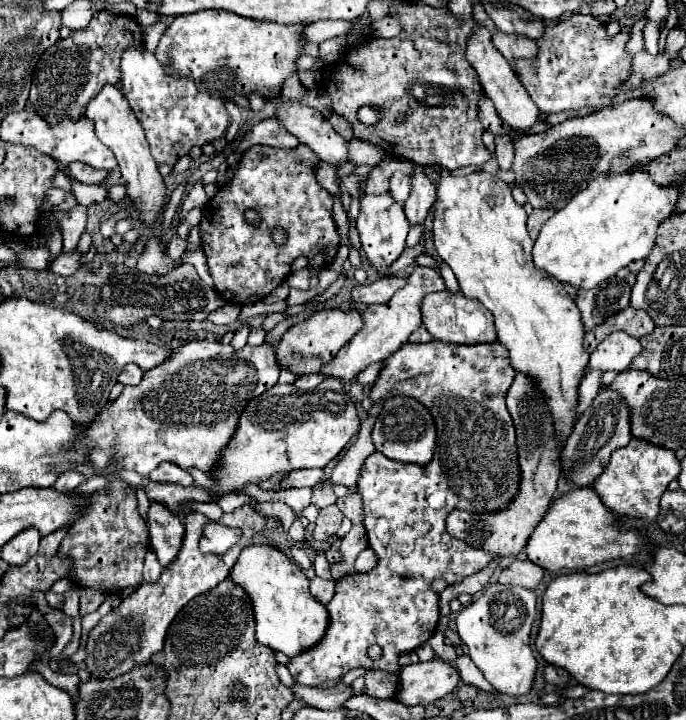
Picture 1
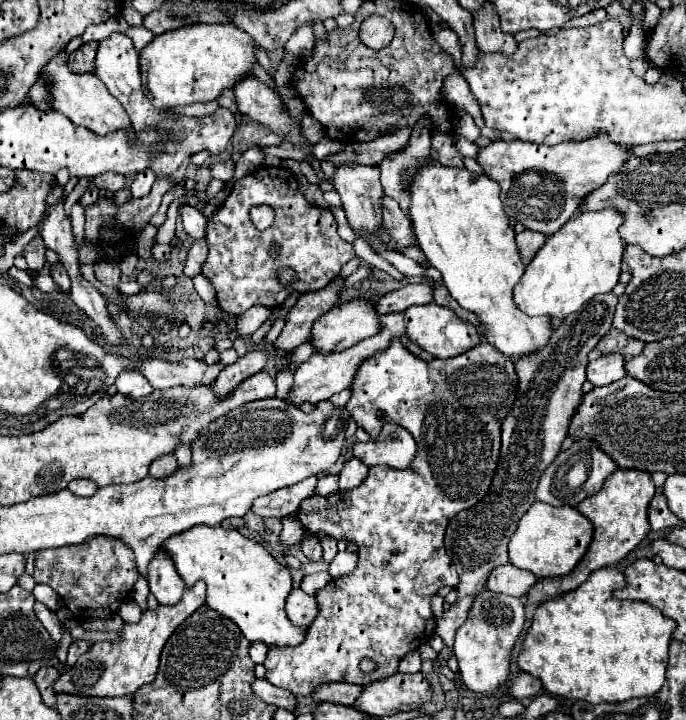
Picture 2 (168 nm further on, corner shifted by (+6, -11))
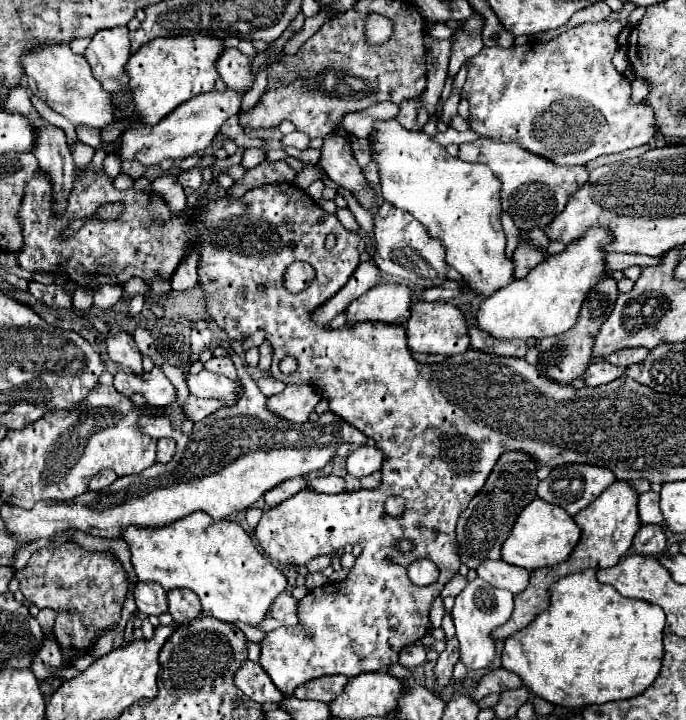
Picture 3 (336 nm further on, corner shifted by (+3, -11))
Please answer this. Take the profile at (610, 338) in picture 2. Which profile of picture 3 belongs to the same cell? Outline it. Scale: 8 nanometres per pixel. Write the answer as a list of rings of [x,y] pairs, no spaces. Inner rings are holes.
[[[623,348],[623,350],[615,352],[615,354],[605,356],[605,360],[611,362],[611,364],[615,364],[615,366],[627,368],[631,364],[637,364],[639,360],[645,360],[647,354],[649,354],[649,350],[645,350],[645,348]]]

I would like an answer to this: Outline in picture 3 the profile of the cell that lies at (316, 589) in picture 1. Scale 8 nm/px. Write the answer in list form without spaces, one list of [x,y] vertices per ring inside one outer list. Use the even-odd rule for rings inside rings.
[[[283,592],[277,600],[275,600],[275,604],[273,604],[273,612],[269,612],[269,616],[267,616],[267,620],[265,620],[265,624],[261,624],[261,628],[259,630],[263,630],[263,632],[269,632],[269,630],[275,630],[275,628],[289,628],[289,626],[295,626],[297,624],[297,600],[291,596],[291,594],[287,594],[287,592]]]

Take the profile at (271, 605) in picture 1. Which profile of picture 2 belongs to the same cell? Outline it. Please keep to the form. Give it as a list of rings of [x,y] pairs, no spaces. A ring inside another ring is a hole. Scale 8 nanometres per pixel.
[[[194,526],[158,548],[166,552],[186,586],[194,586],[198,580],[206,582],[206,606],[224,618],[234,620],[242,634],[254,642],[262,640],[268,646],[296,646],[304,640],[304,628],[290,624],[284,604],[292,590],[292,576],[286,566],[276,562],[272,554],[258,542],[240,534],[240,530],[228,530],[222,526]]]

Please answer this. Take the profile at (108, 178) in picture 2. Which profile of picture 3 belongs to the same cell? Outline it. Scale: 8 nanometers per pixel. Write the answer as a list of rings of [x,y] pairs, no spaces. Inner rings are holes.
[[[129,160],[121,164],[121,174],[129,176],[131,180],[137,180],[137,178],[141,178],[141,176],[145,174],[145,170],[147,170],[147,168],[141,168],[139,164],[129,164]]]

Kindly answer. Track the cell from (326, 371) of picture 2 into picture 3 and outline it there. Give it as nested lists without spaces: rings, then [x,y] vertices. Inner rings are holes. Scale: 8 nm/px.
[[[289,384],[281,394],[269,398],[269,410],[279,416],[285,416],[287,420],[293,420],[293,422],[307,422],[309,414],[315,410],[315,406],[319,402],[321,402],[321,392],[317,392],[317,388],[313,384]]]

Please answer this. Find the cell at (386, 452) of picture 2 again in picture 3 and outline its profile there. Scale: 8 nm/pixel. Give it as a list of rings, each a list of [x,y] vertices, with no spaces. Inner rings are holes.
[[[359,446],[347,458],[347,474],[349,476],[369,476],[381,470],[383,452],[377,446]]]

